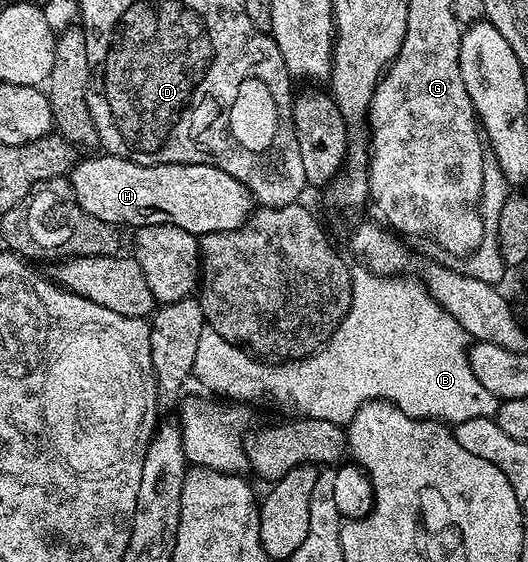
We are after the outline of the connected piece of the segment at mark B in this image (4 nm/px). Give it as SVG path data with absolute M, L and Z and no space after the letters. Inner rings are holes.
M355 266L350 276L350 280L352 281L352 301L350 302L350 308L344 317L344 321L340 321L336 333L332 333L332 337L328 343L325 343L320 350L314 351L311 355L303 359L295 359L293 361L263 361L261 358L251 354L247 348L239 347L237 343L230 343L224 337L220 337L220 333L209 329L202 331L200 333L200 345L196 349L193 378L195 380L199 379L208 390L215 391L218 394L215 396L221 397L226 401L237 401L242 405L271 403L272 406L279 407L282 411L291 411L289 414L294 417L319 418L320 421L330 421L341 425L348 425L356 413L356 409L360 409L360 405L364 405L369 399L384 399L387 403L393 403L403 413L412 416L414 419L437 419L447 425L457 425L464 421L472 421L472 417L484 417L488 419L497 416L500 400L492 393L488 393L488 389L484 389L484 385L480 385L480 381L476 379L476 373L472 373L466 331L426 292L425 286L419 280L417 283L414 279L406 278L410 277L378 275L376 272L370 270L369 267Z

